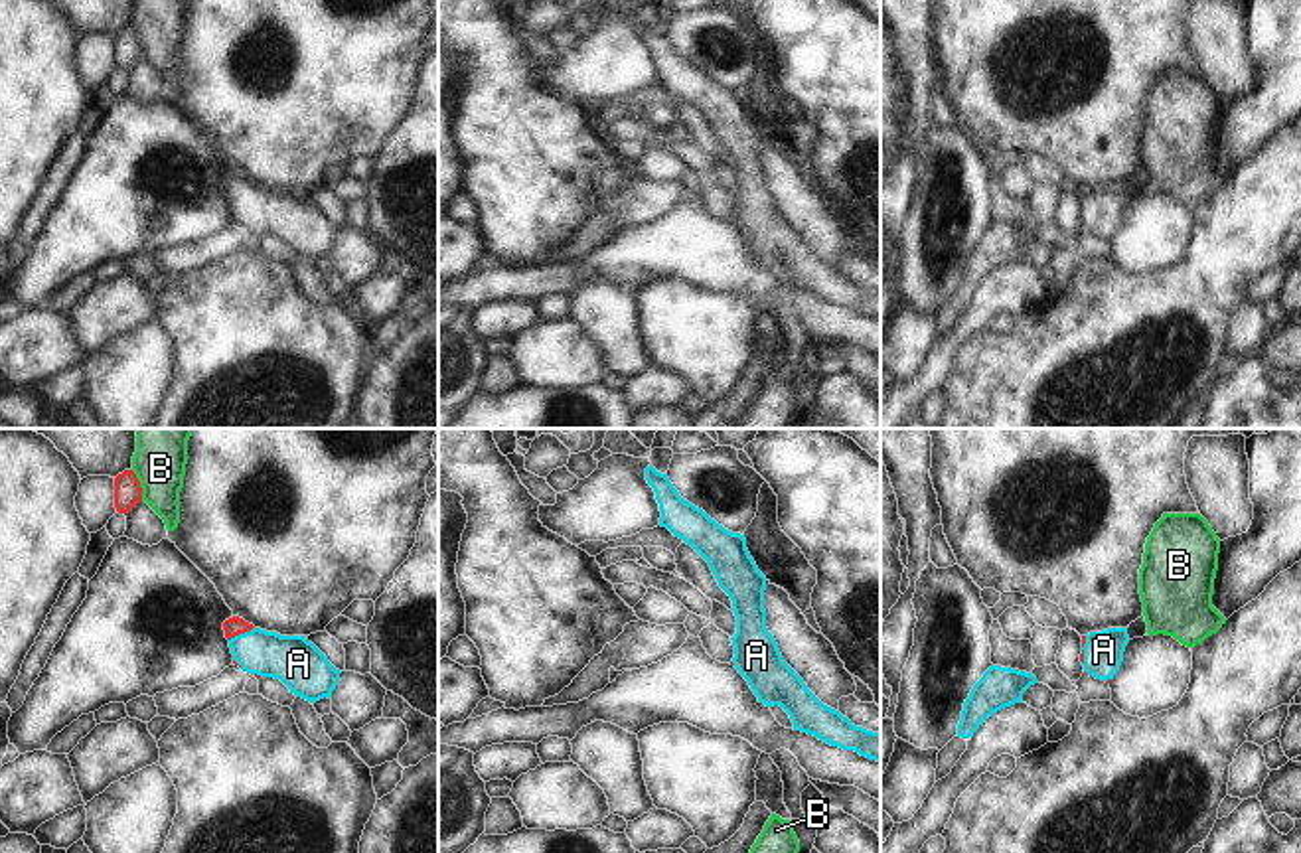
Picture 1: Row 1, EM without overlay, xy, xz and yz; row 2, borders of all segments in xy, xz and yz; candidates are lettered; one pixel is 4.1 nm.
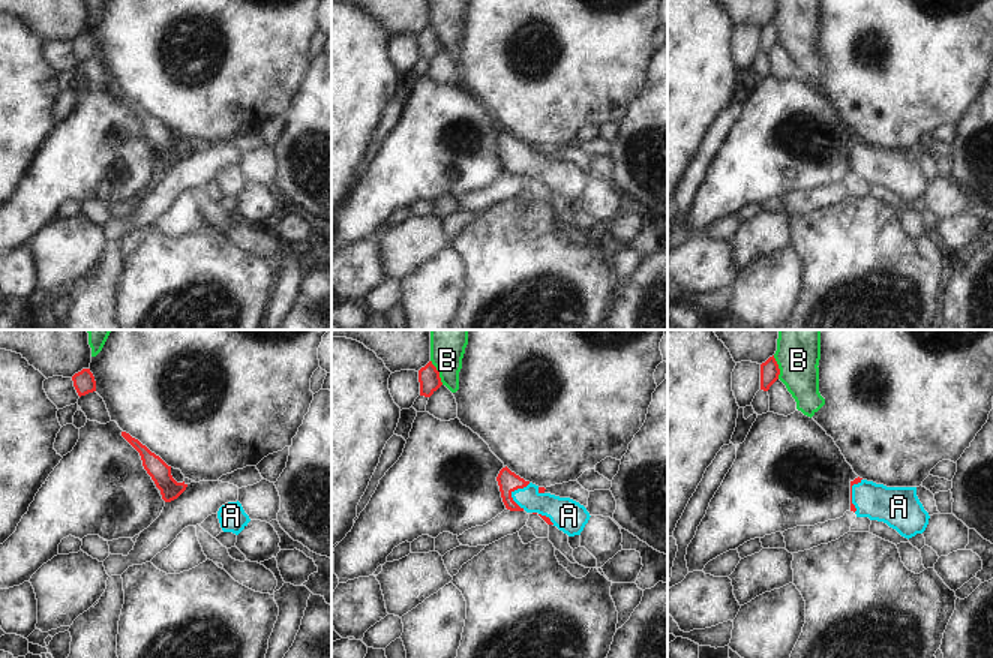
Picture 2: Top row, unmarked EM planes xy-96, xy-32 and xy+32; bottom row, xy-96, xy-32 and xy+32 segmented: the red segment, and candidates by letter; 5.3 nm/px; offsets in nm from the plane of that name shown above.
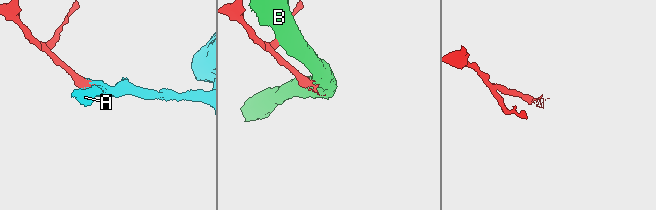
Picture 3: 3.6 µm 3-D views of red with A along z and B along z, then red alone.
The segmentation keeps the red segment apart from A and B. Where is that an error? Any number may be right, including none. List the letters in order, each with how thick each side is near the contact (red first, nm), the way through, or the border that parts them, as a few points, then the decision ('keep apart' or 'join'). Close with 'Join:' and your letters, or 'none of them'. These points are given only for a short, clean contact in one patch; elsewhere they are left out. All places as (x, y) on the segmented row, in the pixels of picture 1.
A: calibres 80 and 200 nm; way xy (233, 626), (241, 632), (263, 654), (293, 660); join
B: calibres 110 and 220 nm; keep apart
Join: A

